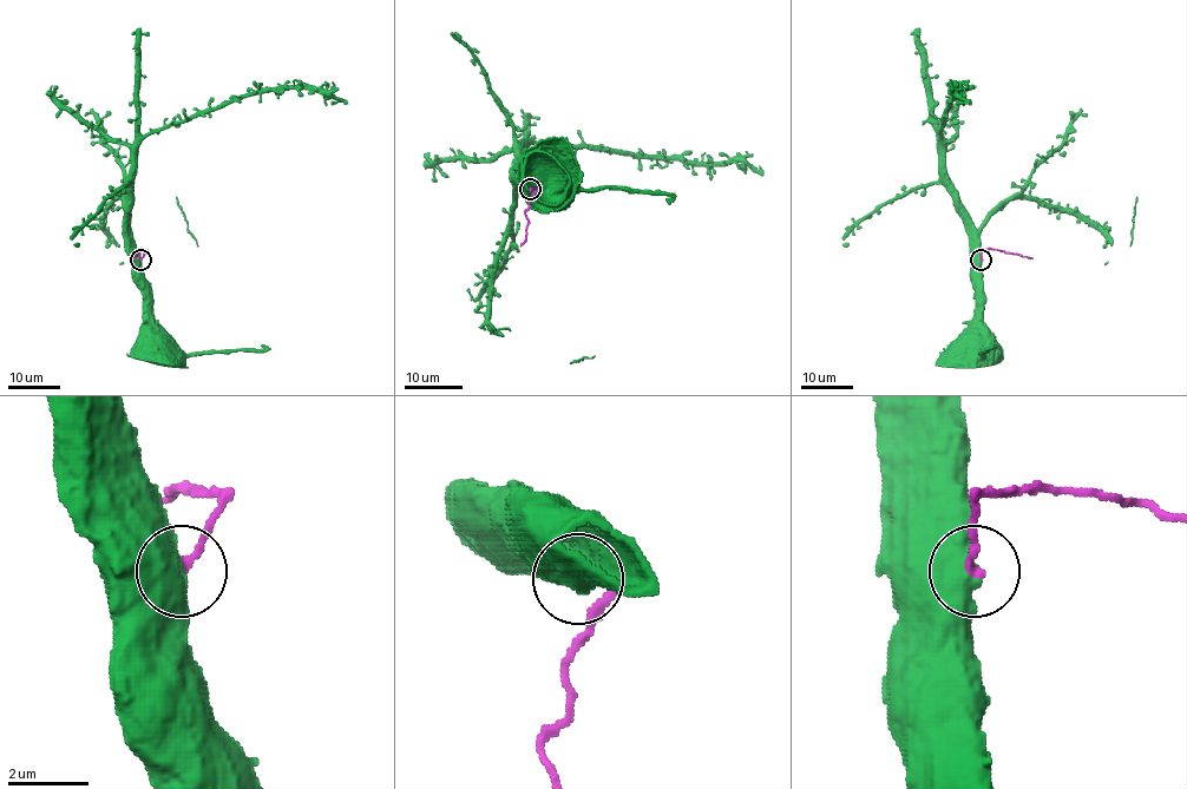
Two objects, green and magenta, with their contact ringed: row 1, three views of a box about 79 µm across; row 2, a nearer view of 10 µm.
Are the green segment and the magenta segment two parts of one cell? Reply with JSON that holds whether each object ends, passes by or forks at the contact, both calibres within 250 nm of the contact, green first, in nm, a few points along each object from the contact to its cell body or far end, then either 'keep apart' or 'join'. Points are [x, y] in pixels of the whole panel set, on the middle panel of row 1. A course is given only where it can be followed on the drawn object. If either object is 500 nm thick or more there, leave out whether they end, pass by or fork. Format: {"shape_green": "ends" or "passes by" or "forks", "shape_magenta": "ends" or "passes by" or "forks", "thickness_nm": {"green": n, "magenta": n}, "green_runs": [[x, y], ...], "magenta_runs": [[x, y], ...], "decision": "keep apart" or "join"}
{"thickness_nm": {"green": 700, "magenta": 240}, "green_runs": [[530, 189], [518, 177], [518, 153], [536, 144], [594, 145], [694, 163], [749, 164], [759, 171], [759, 165]], "magenta_runs": [[530, 189], [536, 189], [525, 212], [528, 225], [520, 245]], "decision": "keep apart"}

